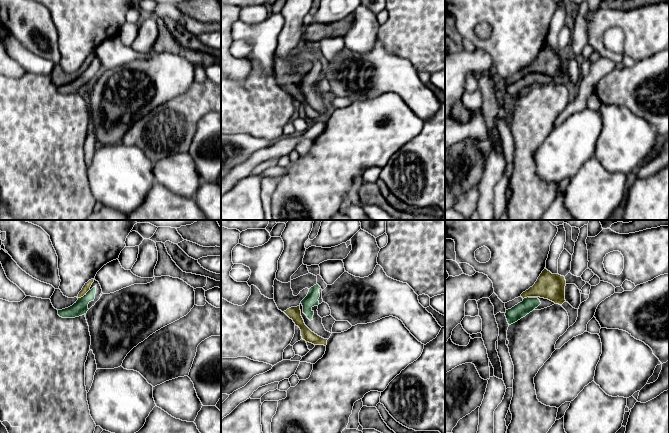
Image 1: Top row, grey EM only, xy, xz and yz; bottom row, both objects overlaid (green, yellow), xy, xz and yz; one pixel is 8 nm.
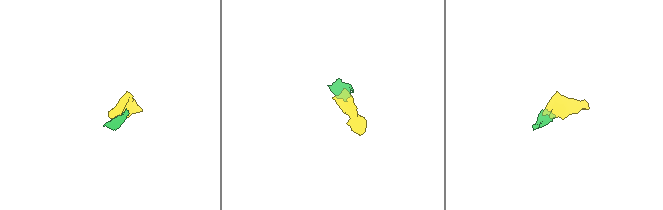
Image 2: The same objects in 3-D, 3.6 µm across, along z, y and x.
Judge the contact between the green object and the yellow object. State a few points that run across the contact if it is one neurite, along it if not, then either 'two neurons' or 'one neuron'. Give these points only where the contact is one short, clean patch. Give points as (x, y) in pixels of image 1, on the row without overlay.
xy (89, 65), (78, 74) | two neurons

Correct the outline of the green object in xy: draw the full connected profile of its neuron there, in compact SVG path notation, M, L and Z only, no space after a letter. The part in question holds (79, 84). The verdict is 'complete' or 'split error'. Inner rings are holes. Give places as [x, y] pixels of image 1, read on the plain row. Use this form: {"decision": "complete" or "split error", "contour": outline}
{"decision": "split error", "contour": "M94 56L90 66L70 83L58 86L58 91L62 94L75 94L82 92L95 81L102 72L102 65L98 57Z"}

